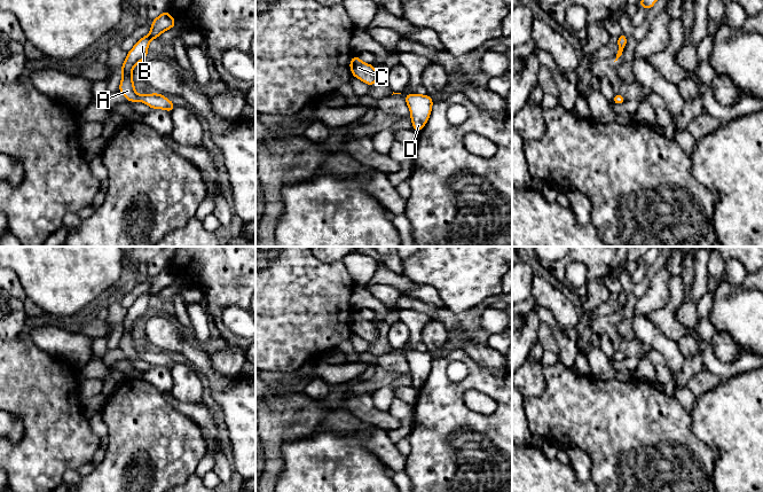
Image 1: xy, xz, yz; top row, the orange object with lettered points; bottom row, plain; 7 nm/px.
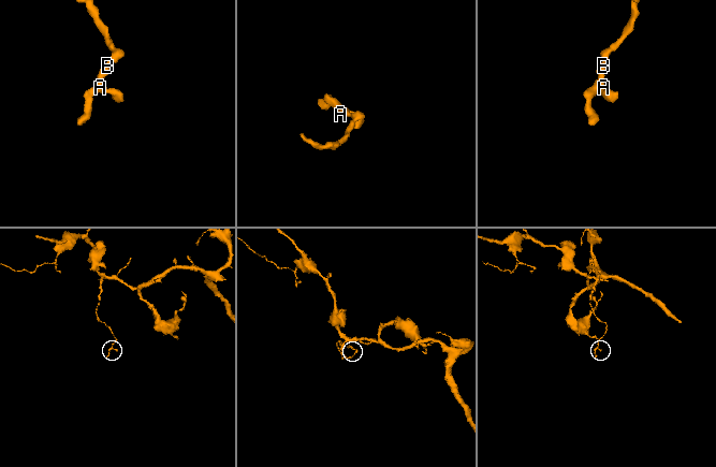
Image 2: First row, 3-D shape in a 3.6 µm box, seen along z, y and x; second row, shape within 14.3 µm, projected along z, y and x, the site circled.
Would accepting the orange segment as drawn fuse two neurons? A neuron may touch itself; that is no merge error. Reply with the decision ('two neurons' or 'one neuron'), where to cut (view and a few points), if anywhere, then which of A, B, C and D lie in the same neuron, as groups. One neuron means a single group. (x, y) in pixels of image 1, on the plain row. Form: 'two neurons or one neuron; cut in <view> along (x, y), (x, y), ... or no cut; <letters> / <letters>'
one neuron; no cut; A B C D

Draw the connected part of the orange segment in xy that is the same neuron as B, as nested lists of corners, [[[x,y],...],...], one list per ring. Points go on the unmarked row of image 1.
[[[168,268],[162,270],[151,279],[151,288],[149,291],[141,295],[135,303],[127,309],[127,314],[120,325],[123,336],[119,341],[118,347],[123,350],[129,359],[143,359],[151,366],[165,366],[170,370],[176,364],[171,357],[166,356],[164,351],[143,351],[139,352],[134,345],[132,329],[134,323],[142,319],[148,313],[148,303],[151,296],[157,296],[164,288],[172,286],[176,279]]]

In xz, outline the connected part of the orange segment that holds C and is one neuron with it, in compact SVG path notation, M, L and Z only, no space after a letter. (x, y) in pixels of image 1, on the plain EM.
M354 312L349 319L349 325L352 331L371 343L376 341L379 336L378 329L373 321L363 320L357 312Z

